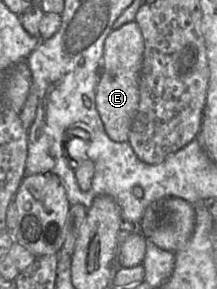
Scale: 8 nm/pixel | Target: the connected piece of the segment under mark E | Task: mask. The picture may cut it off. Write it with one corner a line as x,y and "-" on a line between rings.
133,21
112,30
104,43
102,70
96,90
96,108
105,132
115,142
127,142
140,100
140,74
144,40
138,24

